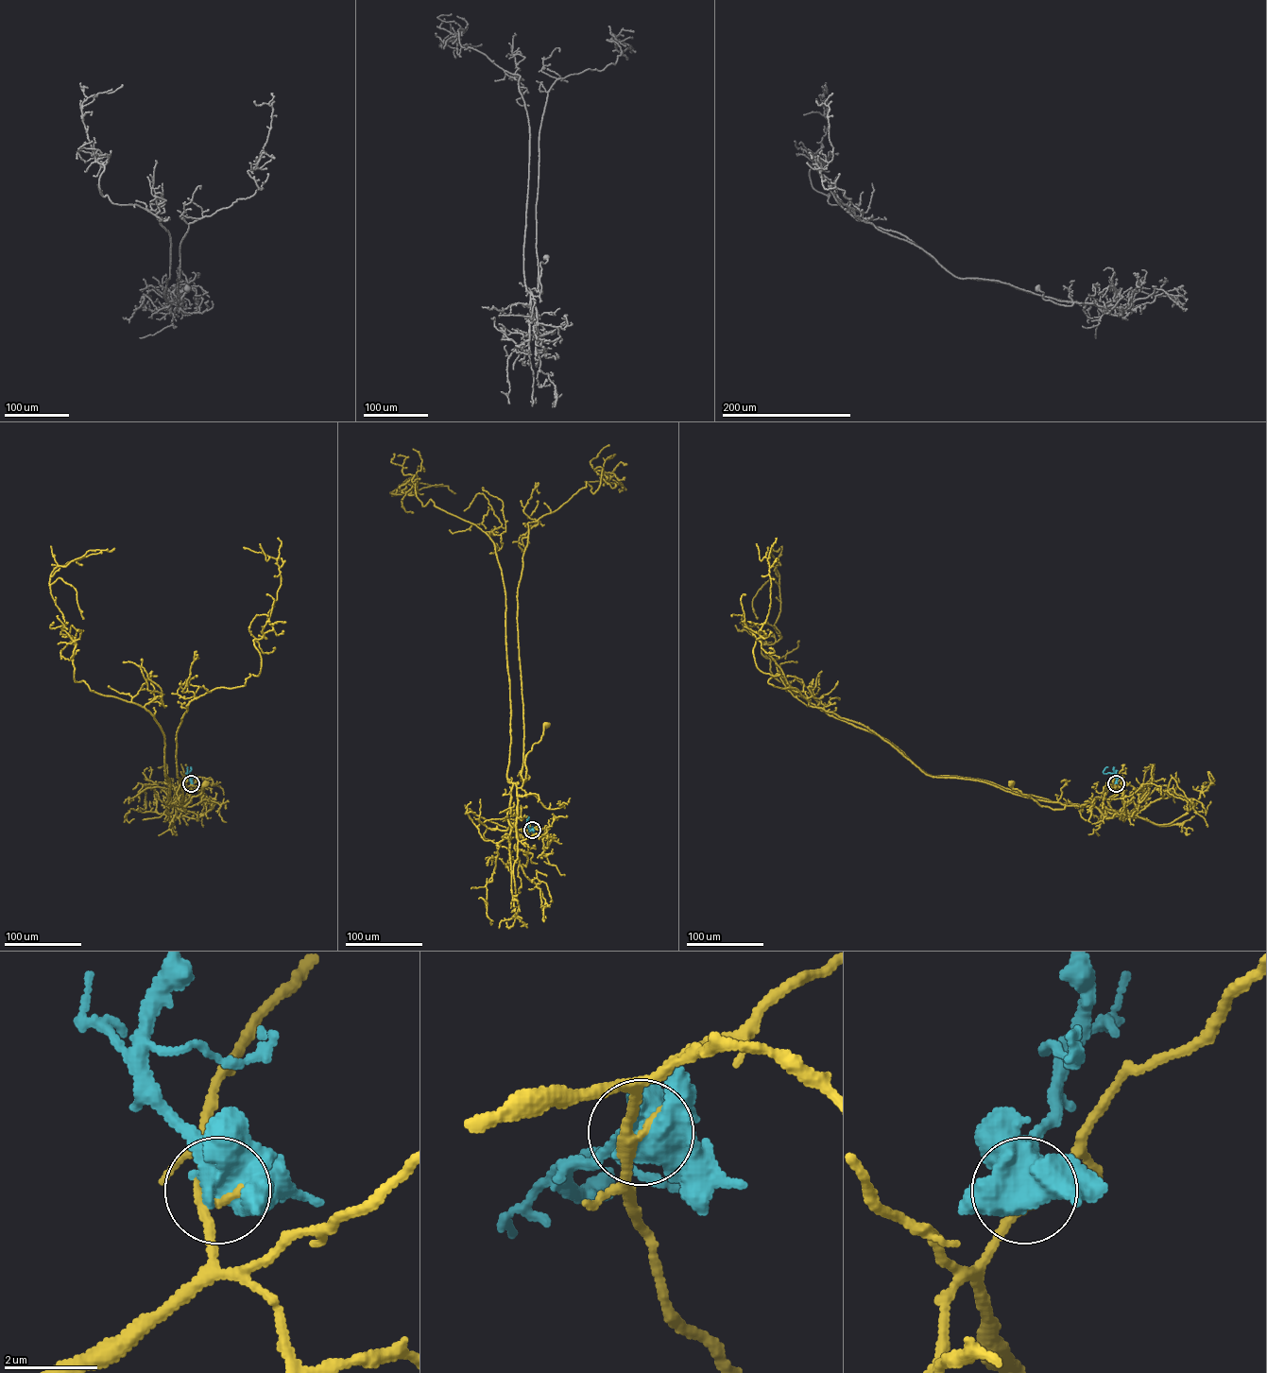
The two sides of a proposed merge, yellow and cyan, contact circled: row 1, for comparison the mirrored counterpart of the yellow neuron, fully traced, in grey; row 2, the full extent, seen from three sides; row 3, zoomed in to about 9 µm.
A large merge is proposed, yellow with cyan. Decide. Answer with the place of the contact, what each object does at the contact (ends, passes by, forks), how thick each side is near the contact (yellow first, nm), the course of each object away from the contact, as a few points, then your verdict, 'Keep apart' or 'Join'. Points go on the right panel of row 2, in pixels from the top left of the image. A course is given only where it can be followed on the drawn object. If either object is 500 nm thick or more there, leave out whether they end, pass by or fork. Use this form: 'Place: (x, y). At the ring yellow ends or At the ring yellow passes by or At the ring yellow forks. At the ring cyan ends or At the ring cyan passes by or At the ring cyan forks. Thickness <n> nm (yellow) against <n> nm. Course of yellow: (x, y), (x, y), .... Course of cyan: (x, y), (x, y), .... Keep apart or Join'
Place: (1116, 783). Thickness 280 nm (yellow) against 600 nm. Course of yellow: (1116, 783), (1116, 793), (1107, 799), (1111, 813), (1069, 803), (1073, 805), (1057, 809), (1041, 806), (1011, 783). Course of cyan: (1116, 782), (1116, 773), (1104, 773), (1107, 767). Keep apart

